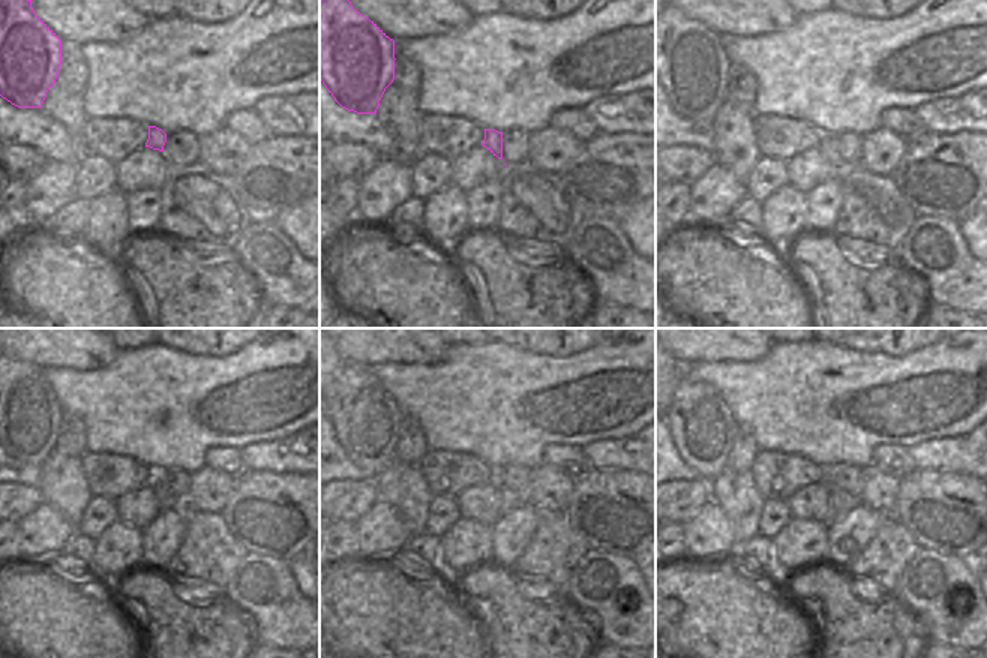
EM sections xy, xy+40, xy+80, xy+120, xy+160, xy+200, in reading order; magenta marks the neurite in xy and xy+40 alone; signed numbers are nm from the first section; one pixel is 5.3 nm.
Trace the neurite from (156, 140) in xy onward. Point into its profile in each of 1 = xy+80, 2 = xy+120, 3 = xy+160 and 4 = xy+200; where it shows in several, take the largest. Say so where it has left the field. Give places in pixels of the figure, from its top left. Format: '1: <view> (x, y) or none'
1: xy+80 (827, 144)
2: xy+120 (167, 499)
3: xy+160 (509, 501)
4: xy+200 (840, 502)

